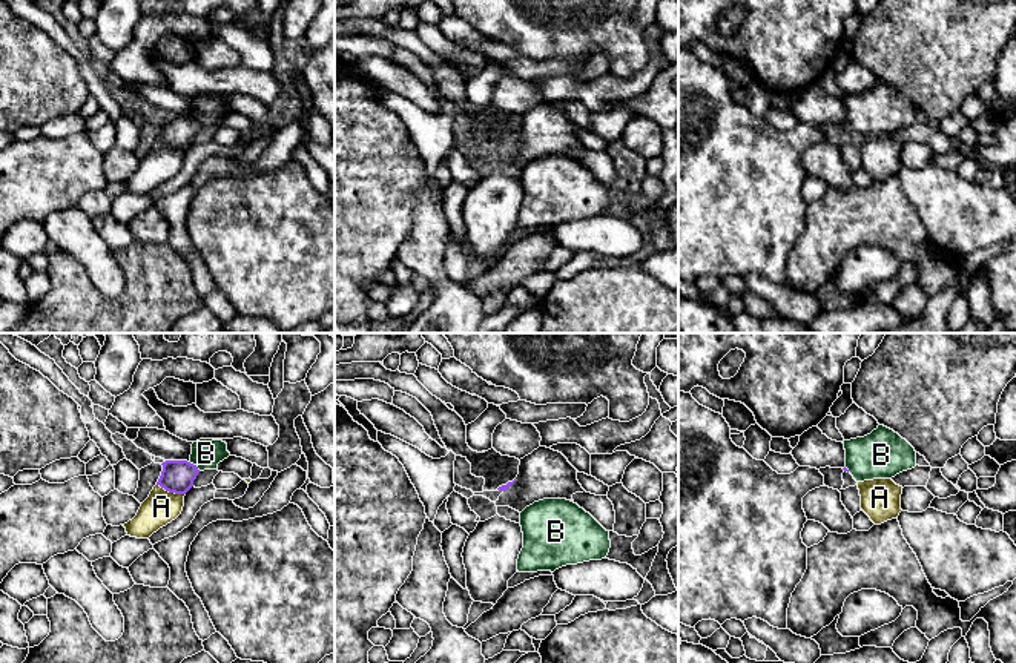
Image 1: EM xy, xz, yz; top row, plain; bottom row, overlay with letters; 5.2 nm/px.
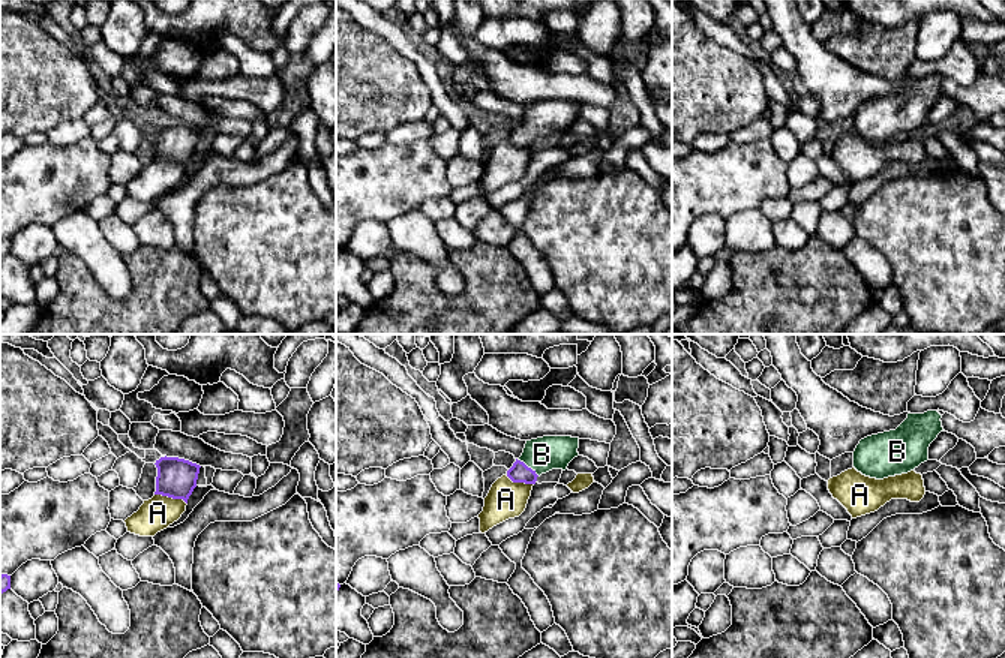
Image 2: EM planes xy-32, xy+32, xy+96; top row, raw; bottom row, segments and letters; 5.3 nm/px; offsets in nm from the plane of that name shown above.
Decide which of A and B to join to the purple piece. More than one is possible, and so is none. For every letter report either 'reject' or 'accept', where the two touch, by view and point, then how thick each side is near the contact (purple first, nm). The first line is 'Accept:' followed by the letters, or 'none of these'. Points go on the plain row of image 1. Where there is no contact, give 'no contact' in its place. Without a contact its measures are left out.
Accept: B
A: reject; contact xy (171, 148); calibres 170 and 180 nm
B: accept; contact xy (195, 122); calibres 170 and 160 nm

